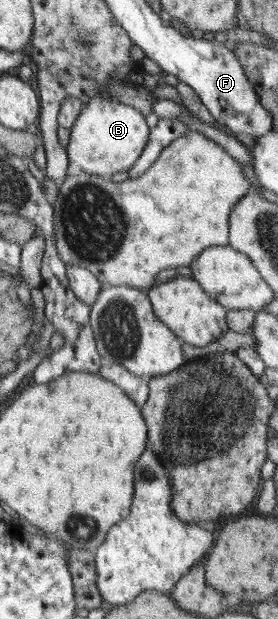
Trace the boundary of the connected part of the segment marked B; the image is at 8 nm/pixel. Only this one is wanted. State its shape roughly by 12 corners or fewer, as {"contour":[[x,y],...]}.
{"contour":[[99,95],[66,148],[78,172],[131,170],[150,141],[139,110]]}

